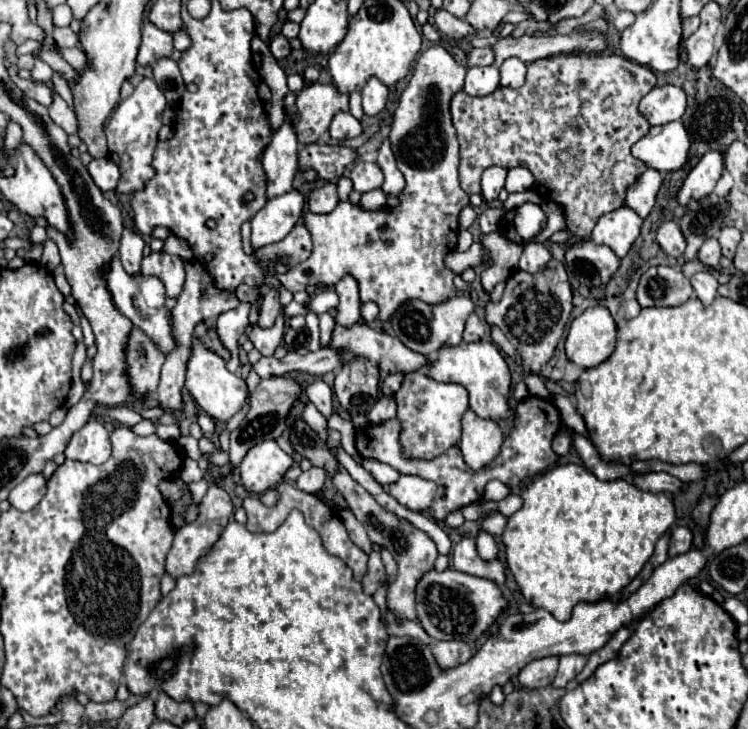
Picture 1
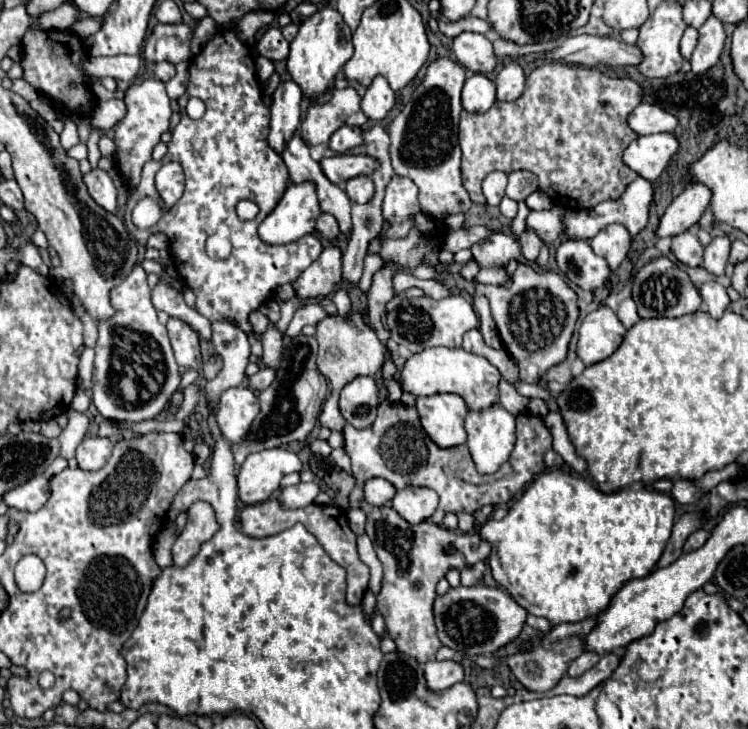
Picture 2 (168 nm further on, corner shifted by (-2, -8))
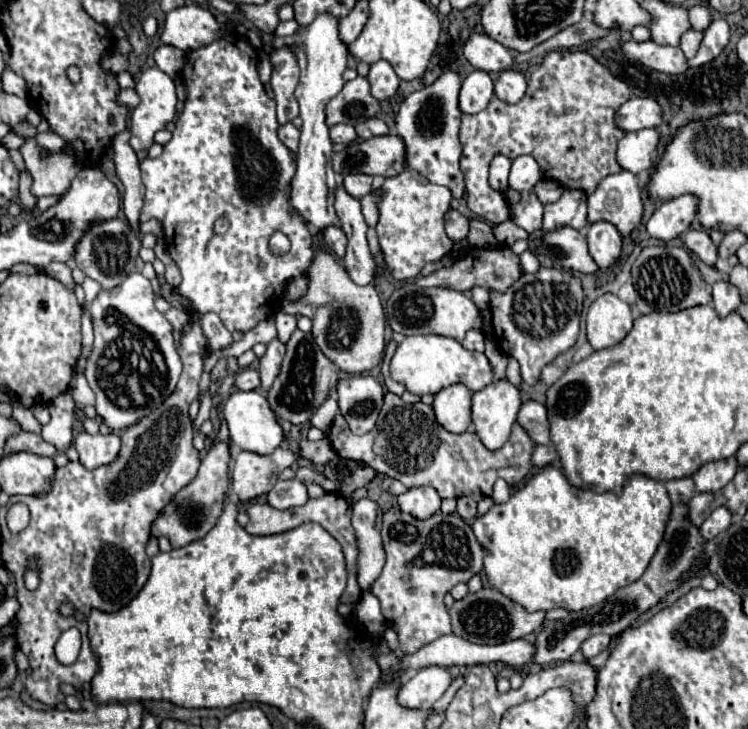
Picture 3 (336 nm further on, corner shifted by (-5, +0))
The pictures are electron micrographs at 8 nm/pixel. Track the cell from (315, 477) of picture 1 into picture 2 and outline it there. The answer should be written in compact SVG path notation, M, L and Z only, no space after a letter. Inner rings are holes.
M299 482L295 486L283 488L279 498L285 508L303 508L313 504L315 496L319 494L319 484L317 482Z

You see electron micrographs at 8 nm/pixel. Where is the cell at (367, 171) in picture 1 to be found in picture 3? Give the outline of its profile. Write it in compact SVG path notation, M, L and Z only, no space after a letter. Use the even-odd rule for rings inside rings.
M348 174L344 176L344 190L354 196L354 198L364 198L366 194L370 194L370 188L372 186L372 176L366 176L366 174Z

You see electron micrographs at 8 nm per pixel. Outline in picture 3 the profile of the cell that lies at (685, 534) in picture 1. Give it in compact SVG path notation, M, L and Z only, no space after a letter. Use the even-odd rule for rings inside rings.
M720 506L704 520L704 524L700 526L700 532L706 540L712 540L714 536L722 534L730 526L730 522L732 522L732 512L726 506Z

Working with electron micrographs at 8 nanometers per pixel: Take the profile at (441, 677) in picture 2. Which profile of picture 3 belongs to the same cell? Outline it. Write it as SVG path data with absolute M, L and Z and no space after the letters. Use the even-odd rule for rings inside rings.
M430 666L418 670L398 690L398 704L410 710L428 710L450 686L452 676L446 668Z

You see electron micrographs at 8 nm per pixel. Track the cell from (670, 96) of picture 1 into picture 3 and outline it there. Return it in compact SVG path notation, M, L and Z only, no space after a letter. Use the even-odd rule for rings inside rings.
M630 98L618 108L614 124L624 132L656 128L660 124L660 106L652 98Z

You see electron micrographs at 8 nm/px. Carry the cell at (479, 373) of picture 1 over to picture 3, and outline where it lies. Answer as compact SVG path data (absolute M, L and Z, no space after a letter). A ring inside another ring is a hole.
M426 334L426 336L406 336L390 362L390 376L404 384L404 388L412 394L424 396L424 394L438 394L442 388L452 386L452 384L464 384L472 392L482 390L488 386L488 382L494 380L492 366L488 358L480 352L470 352L464 350L460 342L454 338L444 338L438 334Z

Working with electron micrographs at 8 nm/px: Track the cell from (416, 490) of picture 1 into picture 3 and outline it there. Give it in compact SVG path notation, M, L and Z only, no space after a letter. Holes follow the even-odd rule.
M430 486L410 488L408 492L398 496L398 506L402 512L426 520L440 510L440 496Z

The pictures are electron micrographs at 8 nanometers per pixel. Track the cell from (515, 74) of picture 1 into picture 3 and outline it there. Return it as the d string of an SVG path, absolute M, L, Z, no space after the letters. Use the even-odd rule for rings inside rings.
M504 70L494 84L494 94L508 104L516 104L526 92L526 78L518 70Z

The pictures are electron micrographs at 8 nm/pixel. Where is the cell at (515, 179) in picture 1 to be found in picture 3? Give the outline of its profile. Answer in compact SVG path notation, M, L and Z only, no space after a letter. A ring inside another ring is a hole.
M518 156L512 160L510 188L518 192L528 192L534 188L538 180L542 180L542 172L538 162L532 156Z

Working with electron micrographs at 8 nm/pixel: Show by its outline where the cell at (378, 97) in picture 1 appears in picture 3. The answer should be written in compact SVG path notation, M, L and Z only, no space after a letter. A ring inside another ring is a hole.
M378 60L378 62L370 64L368 82L370 82L370 88L372 88L372 96L384 100L384 98L396 94L400 78L396 76L394 68L386 60Z

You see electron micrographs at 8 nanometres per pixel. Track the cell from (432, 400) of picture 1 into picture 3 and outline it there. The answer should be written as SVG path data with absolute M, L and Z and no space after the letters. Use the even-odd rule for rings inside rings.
M452 384L440 390L434 398L434 412L436 420L454 434L462 434L470 428L470 398L472 392L464 384Z

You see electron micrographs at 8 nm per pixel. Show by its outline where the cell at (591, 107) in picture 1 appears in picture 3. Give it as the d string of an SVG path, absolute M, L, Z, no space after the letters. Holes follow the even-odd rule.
M550 52L540 68L532 72L528 90L518 104L504 104L492 98L482 112L462 116L460 144L464 152L460 170L466 182L468 208L490 224L502 224L510 218L506 198L496 194L488 183L490 160L496 154L508 158L530 154L540 164L544 178L564 188L578 188L592 194L600 178L622 170L616 162L616 144L624 132L616 130L614 114L628 96L630 88L590 54Z

